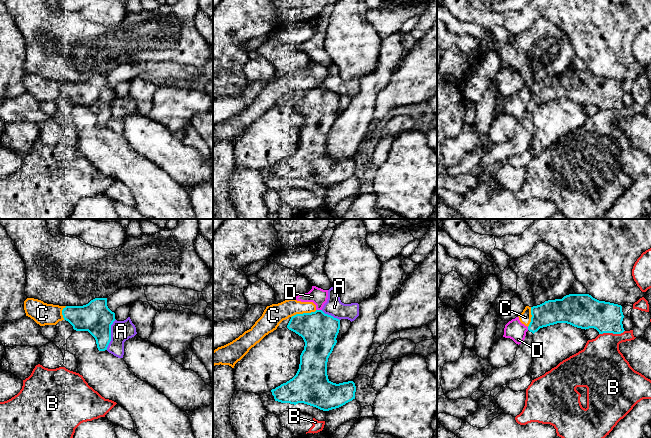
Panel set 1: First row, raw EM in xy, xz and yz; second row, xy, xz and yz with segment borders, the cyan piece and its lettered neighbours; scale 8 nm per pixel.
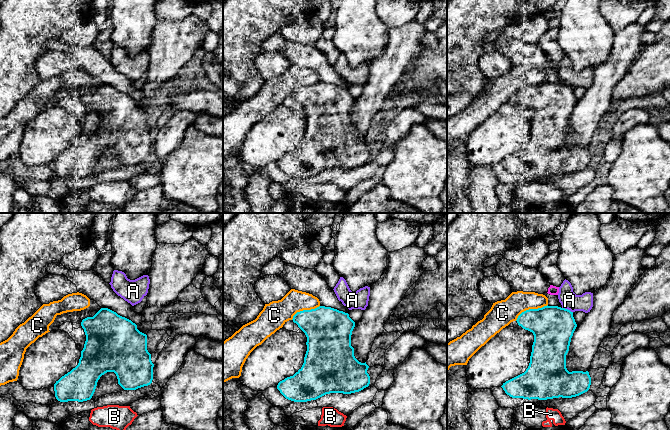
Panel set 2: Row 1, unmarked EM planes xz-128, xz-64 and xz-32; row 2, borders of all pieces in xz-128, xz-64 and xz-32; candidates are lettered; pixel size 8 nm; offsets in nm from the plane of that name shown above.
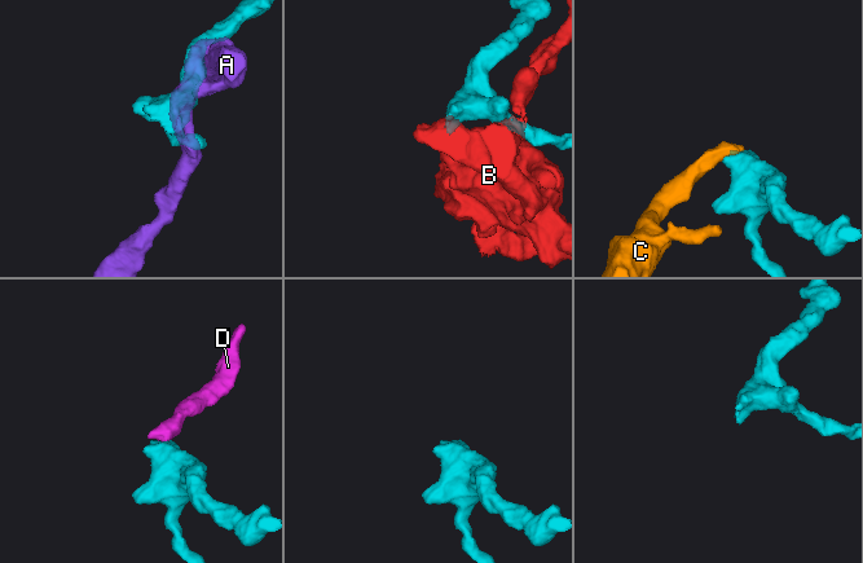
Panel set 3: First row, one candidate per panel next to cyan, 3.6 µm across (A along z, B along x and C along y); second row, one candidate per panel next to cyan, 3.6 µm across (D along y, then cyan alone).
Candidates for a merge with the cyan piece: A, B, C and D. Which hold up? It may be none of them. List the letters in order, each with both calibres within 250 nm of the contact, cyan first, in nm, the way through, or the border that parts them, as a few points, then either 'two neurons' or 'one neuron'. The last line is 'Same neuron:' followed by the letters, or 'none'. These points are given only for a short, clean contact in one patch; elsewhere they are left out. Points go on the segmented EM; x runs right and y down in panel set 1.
A: 260/160 nm | along xy (115, 319), (111, 325), (111, 340), (106, 349) | two neurons
B: 260/340 nm | two neurons
C: 300/170 nm | two neurons
D: 300/140 nm | along xz (316, 309), (321, 310) | two neurons
Same neuron: none

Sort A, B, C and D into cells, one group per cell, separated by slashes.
A / B / C D

